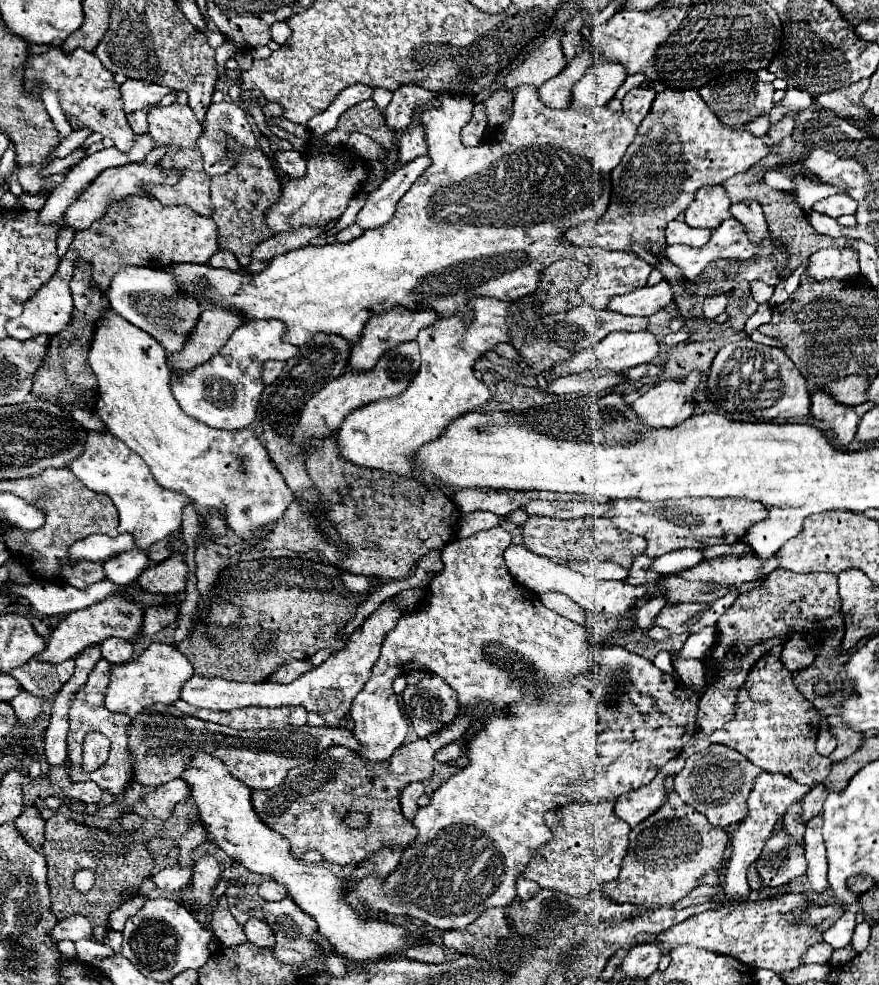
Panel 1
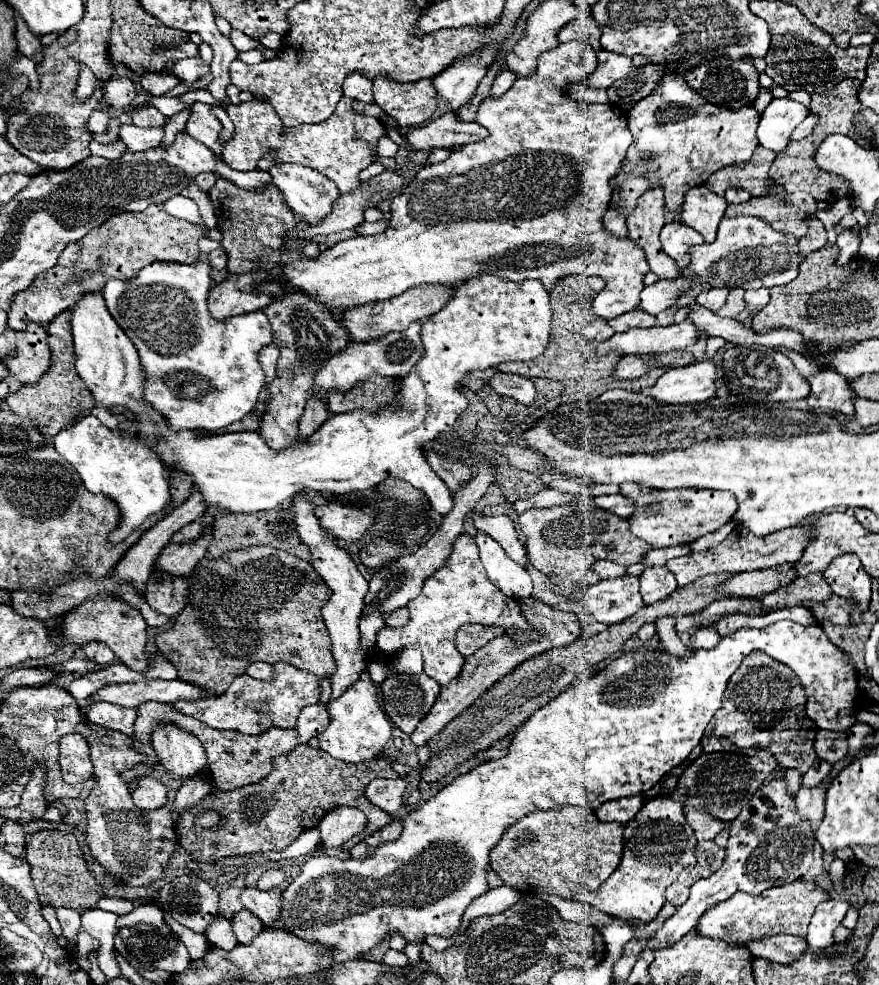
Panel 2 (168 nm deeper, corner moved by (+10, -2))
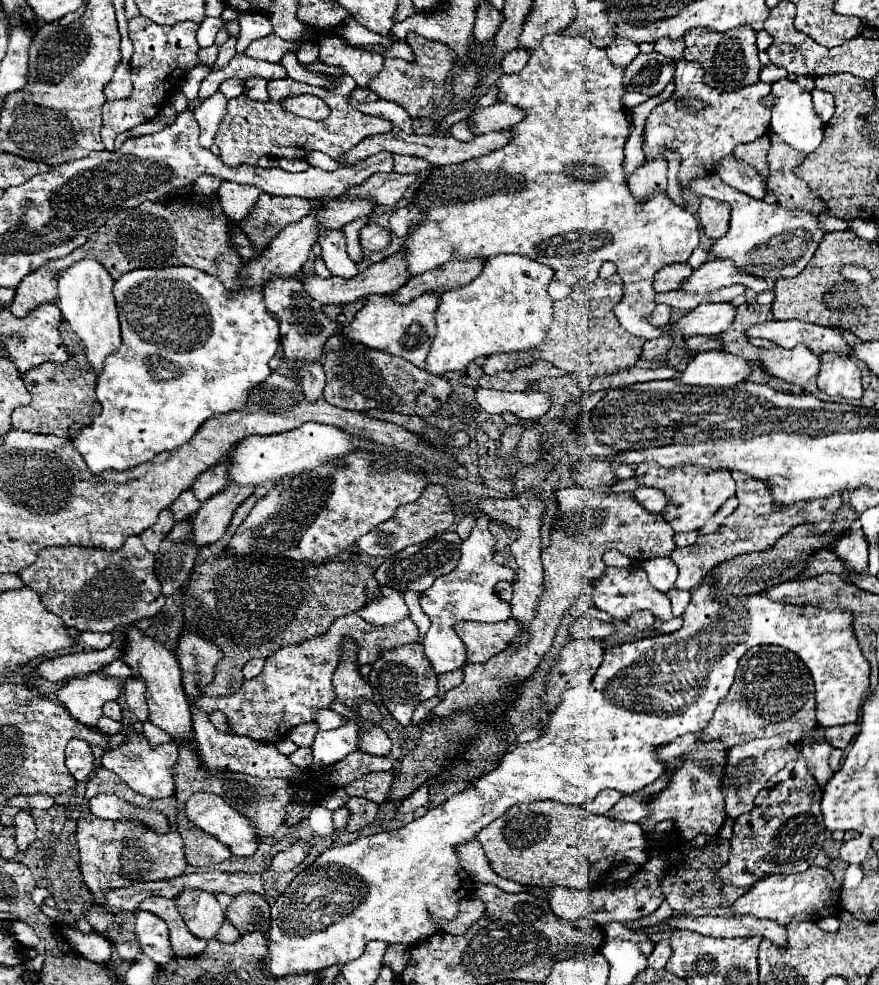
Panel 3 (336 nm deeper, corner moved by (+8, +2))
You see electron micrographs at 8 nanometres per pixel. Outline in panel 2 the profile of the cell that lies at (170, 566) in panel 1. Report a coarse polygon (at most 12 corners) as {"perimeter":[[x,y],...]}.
{"perimeter":[[212,532],[198,540],[166,544],[158,572],[188,576],[204,558]]}

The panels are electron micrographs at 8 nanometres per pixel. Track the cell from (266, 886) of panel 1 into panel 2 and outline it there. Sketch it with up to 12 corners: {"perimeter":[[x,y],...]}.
{"perimeter":[[270,868],[260,876],[256,888],[270,890],[284,882],[282,868]]}

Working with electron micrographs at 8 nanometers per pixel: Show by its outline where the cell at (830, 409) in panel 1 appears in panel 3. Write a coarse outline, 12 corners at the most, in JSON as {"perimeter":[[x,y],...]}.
{"perimeter":[[820,356],[818,390],[862,396],[856,358]]}

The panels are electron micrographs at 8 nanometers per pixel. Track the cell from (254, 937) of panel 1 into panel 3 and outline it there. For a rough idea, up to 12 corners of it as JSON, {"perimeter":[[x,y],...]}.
{"perimeter":[[240,894],[228,920],[240,934],[270,930],[270,906]]}

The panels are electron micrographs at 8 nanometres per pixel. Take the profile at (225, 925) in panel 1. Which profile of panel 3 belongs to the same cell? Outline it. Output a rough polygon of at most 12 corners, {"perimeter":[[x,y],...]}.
{"perimeter":[[228,920],[216,932],[216,940],[232,944],[240,938]]}

